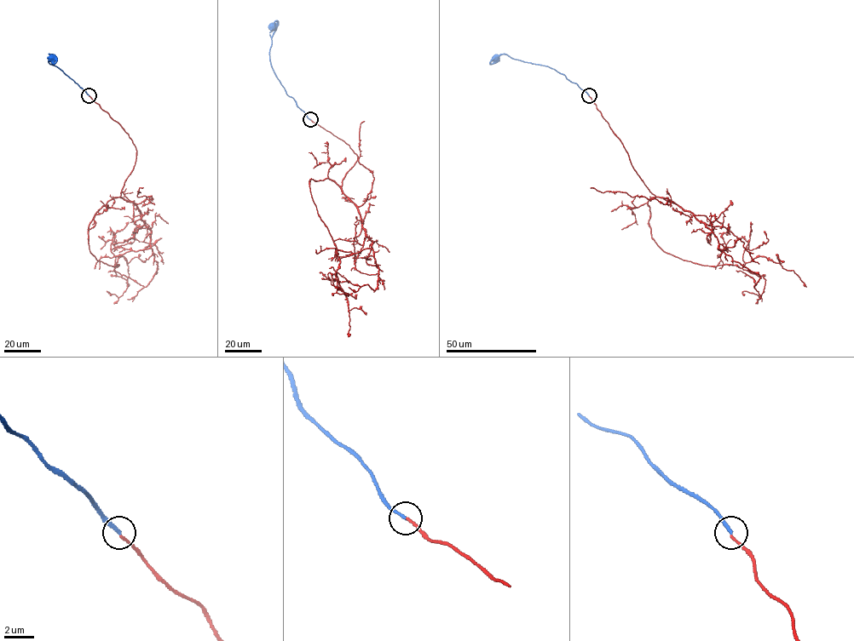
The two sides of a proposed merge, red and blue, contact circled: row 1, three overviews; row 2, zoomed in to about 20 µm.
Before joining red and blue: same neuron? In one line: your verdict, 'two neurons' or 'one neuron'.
two neurons

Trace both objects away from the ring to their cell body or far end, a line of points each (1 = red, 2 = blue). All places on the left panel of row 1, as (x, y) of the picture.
1: (89, 95), (136, 149), (121, 195), (89, 228), (89, 251), (127, 280), (111, 294)
2: (89, 95), (59, 68), (49, 62), (51, 54), (54, 55), (52, 58)

